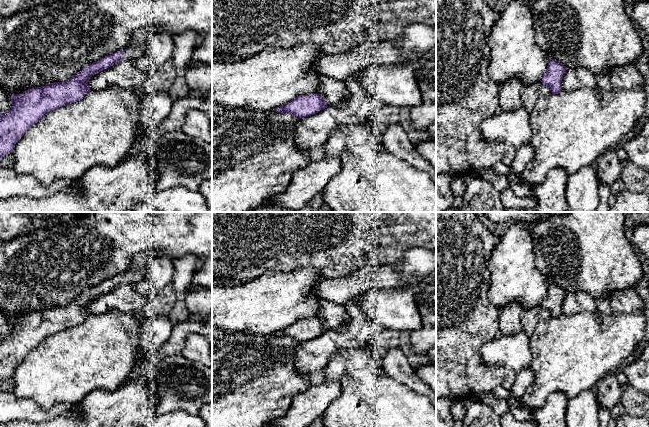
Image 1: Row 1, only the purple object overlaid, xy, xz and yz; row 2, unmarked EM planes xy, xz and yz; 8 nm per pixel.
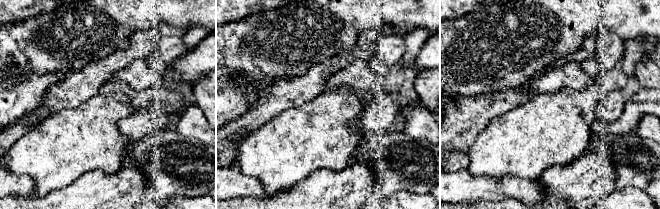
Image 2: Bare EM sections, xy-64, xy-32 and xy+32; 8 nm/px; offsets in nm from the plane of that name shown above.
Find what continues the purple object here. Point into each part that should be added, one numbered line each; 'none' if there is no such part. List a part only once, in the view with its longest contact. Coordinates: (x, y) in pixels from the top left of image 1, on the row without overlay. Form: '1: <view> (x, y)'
1: xy (136, 271)

